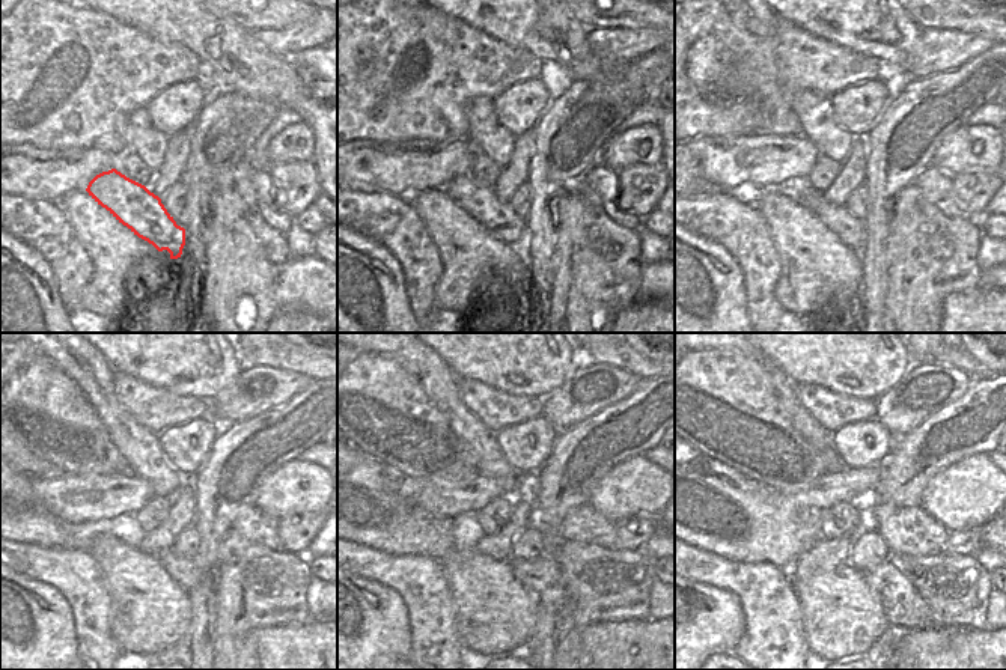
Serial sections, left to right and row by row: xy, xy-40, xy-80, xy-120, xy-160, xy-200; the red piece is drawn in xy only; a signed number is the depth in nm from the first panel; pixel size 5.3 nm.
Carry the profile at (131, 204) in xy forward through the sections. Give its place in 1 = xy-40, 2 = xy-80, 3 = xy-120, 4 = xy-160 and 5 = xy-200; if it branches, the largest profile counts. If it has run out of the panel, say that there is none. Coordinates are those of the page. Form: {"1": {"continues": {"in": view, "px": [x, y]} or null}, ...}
{"1": {"continues": {"in": "xy-40", "px": [497, 219]}}, "2": {"continues": {"in": "xy-80", "px": [851, 231]}}, "3": {"continues": {"in": "xy-120", "px": [198, 581]}}, "4": {"continues": {"in": "xy-160", "px": [542, 577]}}, "5": {"continues": {"in": "xy-200", "px": [904, 607]}}}

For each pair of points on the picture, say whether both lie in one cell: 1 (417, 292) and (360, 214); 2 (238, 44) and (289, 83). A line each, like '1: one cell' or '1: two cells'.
1: one cell
2: one cell

